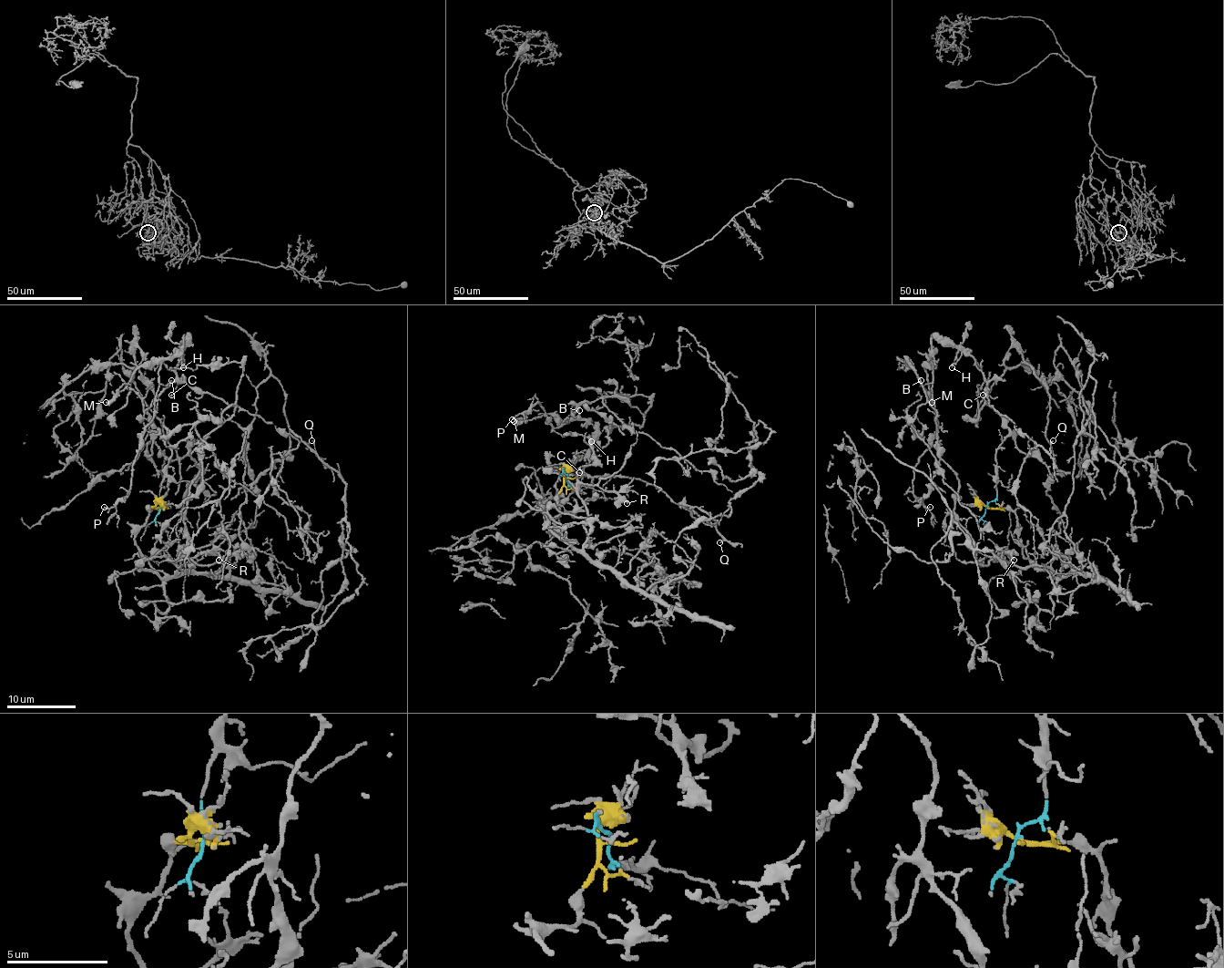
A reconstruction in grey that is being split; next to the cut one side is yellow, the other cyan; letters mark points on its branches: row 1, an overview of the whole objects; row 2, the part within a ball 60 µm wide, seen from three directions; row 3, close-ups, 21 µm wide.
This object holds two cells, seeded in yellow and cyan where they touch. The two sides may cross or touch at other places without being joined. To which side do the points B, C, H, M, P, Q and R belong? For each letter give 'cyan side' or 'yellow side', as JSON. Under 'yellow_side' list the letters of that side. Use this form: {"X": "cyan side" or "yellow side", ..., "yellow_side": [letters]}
{"B": "cyan side", "C": "cyan side", "H": "cyan side", "M": "cyan side", "P": "cyan side", "Q": "cyan side", "R": "yellow side", "yellow_side": ["R"]}

